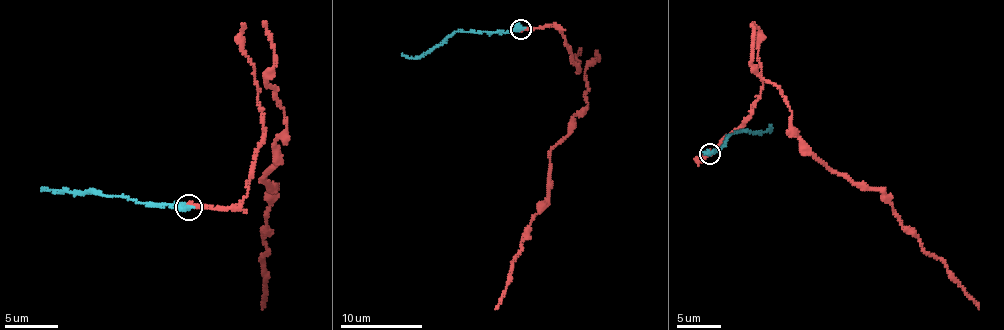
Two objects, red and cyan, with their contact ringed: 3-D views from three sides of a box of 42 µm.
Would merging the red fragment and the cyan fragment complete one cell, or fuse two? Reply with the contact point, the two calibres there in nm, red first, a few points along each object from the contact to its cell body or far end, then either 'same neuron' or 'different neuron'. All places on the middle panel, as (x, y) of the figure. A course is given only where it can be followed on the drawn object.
(521, 29) | 300/500 nm | red via (521, 29), (555, 26), (575, 72), (584, 71), (587, 105), (550, 153), (546, 203), (495, 309) | cyan via (521, 29), (454, 31), (420, 56), (406, 58), (402, 53) | same neuron

